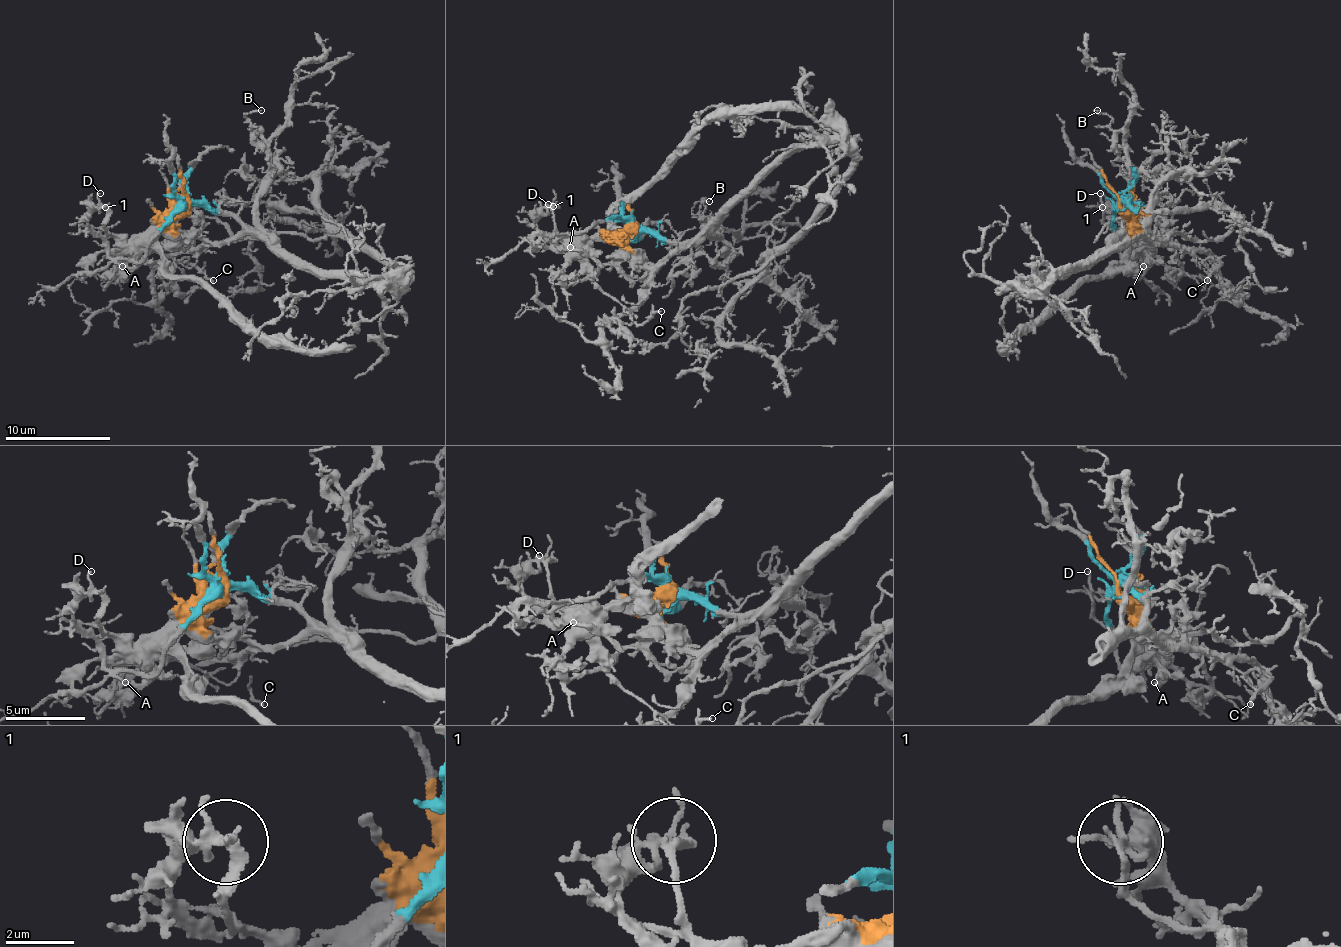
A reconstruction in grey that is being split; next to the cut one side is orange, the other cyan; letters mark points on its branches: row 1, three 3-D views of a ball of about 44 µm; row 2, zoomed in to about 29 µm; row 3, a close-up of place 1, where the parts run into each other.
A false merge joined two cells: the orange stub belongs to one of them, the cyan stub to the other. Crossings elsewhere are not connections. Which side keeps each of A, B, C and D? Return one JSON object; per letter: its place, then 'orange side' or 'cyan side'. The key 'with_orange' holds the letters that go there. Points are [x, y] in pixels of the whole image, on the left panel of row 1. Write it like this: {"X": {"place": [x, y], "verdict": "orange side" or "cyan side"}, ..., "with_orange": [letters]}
{"A": {"place": [122, 266], "verdict": "orange side"}, "B": {"place": [261, 110], "verdict": "cyan side"}, "C": {"place": [213, 280], "verdict": "cyan side"}, "D": {"place": [100, 193], "verdict": "orange side"}, "with_orange": ["A", "D"]}

